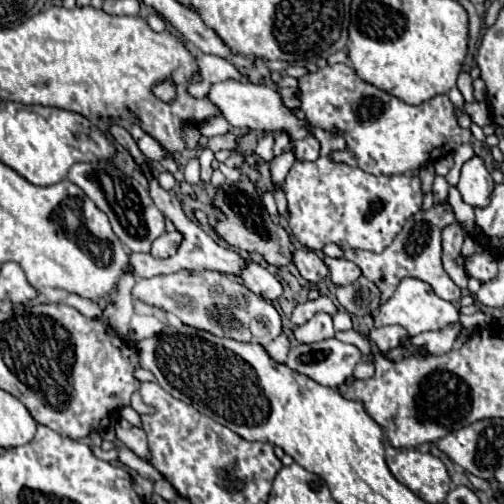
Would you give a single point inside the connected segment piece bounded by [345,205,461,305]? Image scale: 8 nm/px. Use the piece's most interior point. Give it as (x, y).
(416, 252)

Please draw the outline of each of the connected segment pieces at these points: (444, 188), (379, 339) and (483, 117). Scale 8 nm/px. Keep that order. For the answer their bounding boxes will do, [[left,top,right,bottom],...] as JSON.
[[433,177,449,203],[369,325,407,357],[465,101,491,127]]

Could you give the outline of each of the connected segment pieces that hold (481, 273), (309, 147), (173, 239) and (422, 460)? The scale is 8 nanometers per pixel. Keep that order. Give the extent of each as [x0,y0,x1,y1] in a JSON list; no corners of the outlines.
[[465,255,495,283],[285,137,317,161],[151,231,181,259],[387,447,451,503]]

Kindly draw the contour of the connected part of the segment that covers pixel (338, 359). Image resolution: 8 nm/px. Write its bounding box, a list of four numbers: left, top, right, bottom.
[287,339,361,387]

